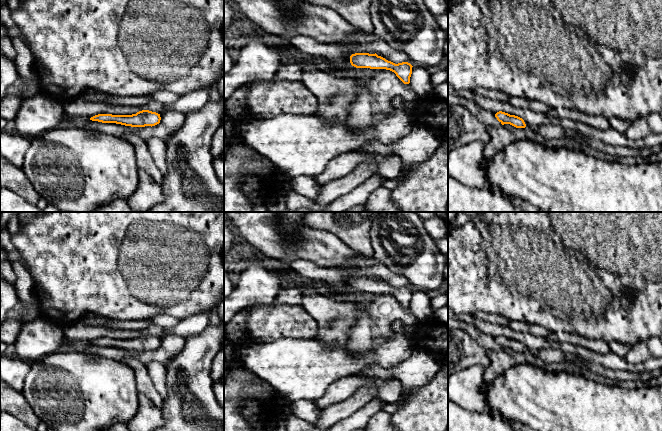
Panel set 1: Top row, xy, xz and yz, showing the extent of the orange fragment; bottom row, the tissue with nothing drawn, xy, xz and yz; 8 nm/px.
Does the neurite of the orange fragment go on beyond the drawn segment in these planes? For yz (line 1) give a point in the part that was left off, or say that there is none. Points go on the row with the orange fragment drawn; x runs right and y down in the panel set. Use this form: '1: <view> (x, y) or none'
1: none

